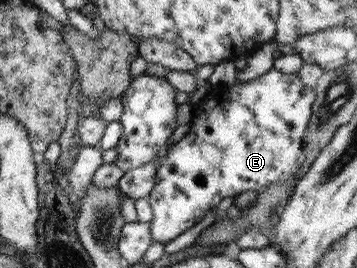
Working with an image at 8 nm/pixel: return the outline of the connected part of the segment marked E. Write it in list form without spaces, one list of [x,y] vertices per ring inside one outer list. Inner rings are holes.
[[[272,67],[263,75],[247,83],[237,82],[227,91],[218,96],[208,96],[204,103],[199,104],[201,122],[193,121],[182,140],[167,150],[154,175],[153,189],[147,196],[152,211],[149,221],[152,243],[158,241],[163,248],[168,241],[198,223],[225,197],[244,191],[257,192],[270,183],[291,179],[303,160],[303,132],[309,123],[314,98],[313,91],[301,83],[297,73],[281,73]]]

